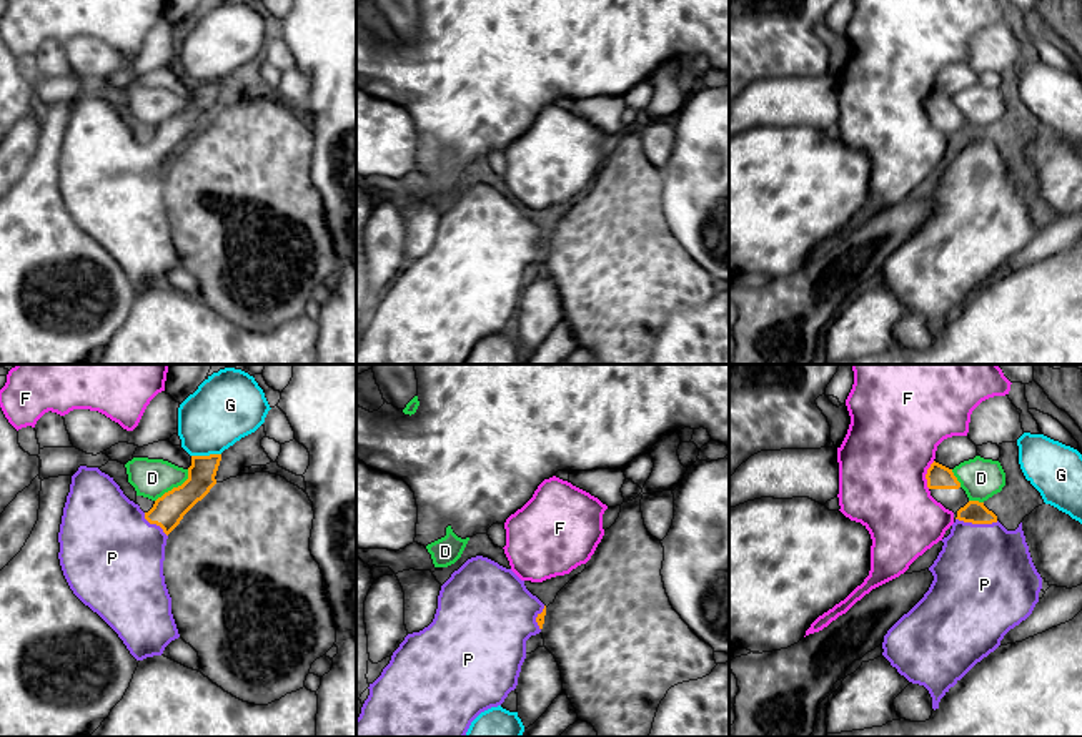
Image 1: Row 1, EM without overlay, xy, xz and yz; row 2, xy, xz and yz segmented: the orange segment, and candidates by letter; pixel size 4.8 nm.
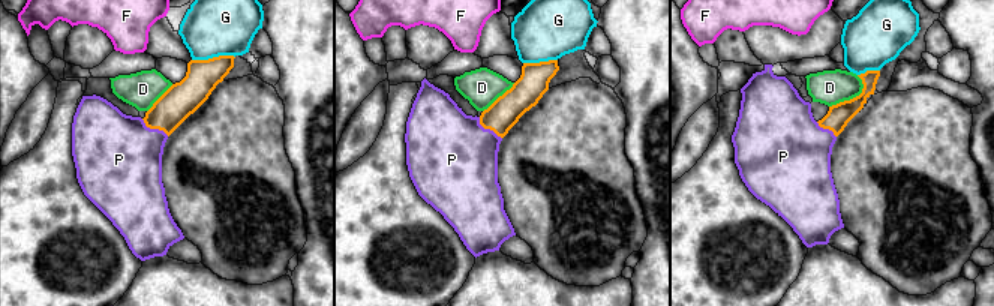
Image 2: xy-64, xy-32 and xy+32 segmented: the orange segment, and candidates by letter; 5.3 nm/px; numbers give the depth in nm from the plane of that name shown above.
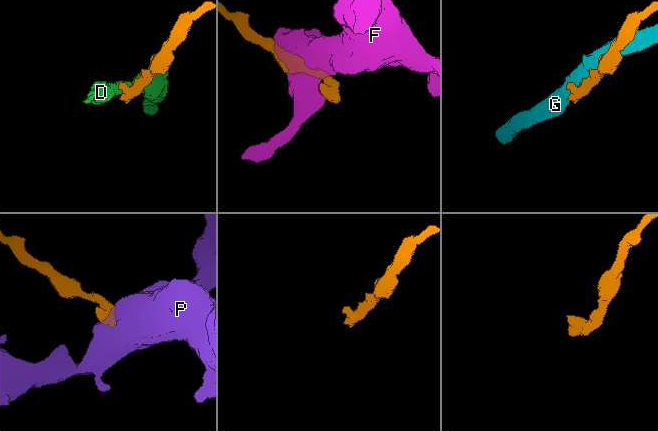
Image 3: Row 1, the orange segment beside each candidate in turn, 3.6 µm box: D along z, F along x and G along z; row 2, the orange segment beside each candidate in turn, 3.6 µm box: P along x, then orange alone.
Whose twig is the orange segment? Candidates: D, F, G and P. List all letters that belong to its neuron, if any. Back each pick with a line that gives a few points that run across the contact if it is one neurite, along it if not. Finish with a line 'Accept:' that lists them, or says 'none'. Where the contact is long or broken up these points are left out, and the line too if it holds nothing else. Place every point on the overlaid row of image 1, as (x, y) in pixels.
P: line yz (974, 511), (977, 523), (984, 573)
Accept: P

